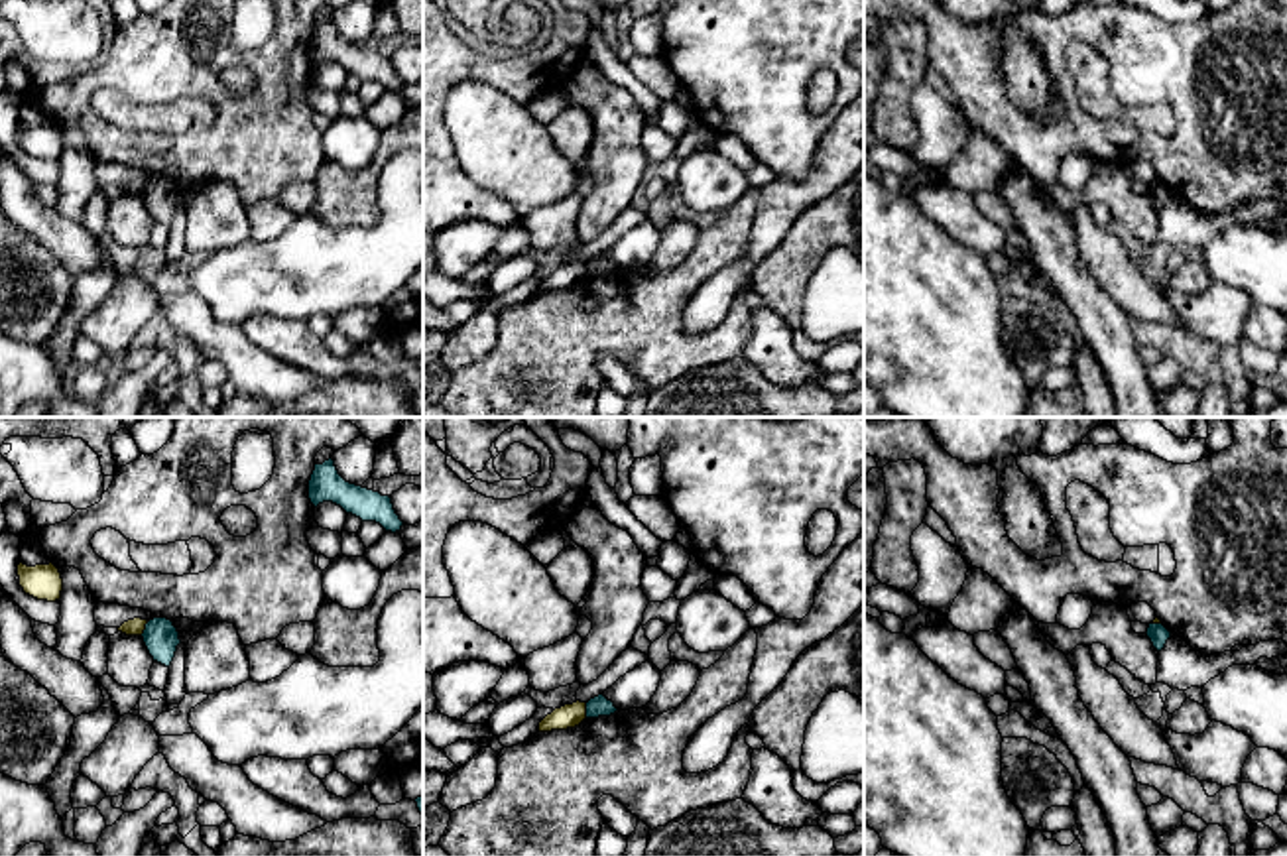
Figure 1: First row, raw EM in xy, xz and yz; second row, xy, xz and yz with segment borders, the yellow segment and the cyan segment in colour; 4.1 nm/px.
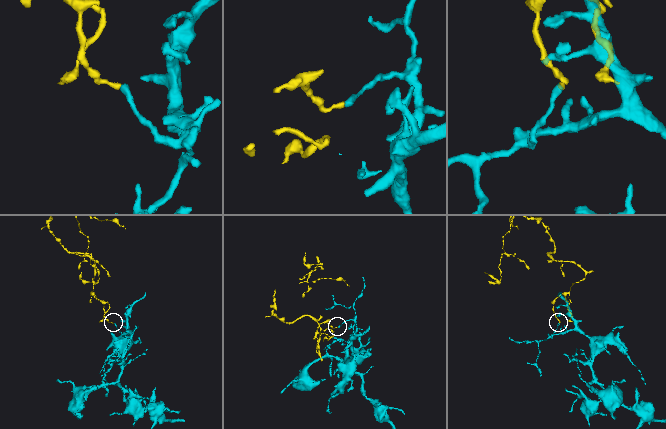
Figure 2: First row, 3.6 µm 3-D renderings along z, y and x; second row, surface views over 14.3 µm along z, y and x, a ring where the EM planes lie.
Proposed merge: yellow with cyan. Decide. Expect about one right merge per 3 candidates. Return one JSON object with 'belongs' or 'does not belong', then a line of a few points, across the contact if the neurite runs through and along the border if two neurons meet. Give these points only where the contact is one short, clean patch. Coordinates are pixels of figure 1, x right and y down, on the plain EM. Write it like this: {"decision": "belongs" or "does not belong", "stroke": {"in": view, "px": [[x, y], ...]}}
{"decision": "does not belong", "stroke": {"in": "xz", "px": [[585, 262], [587, 276]]}}

